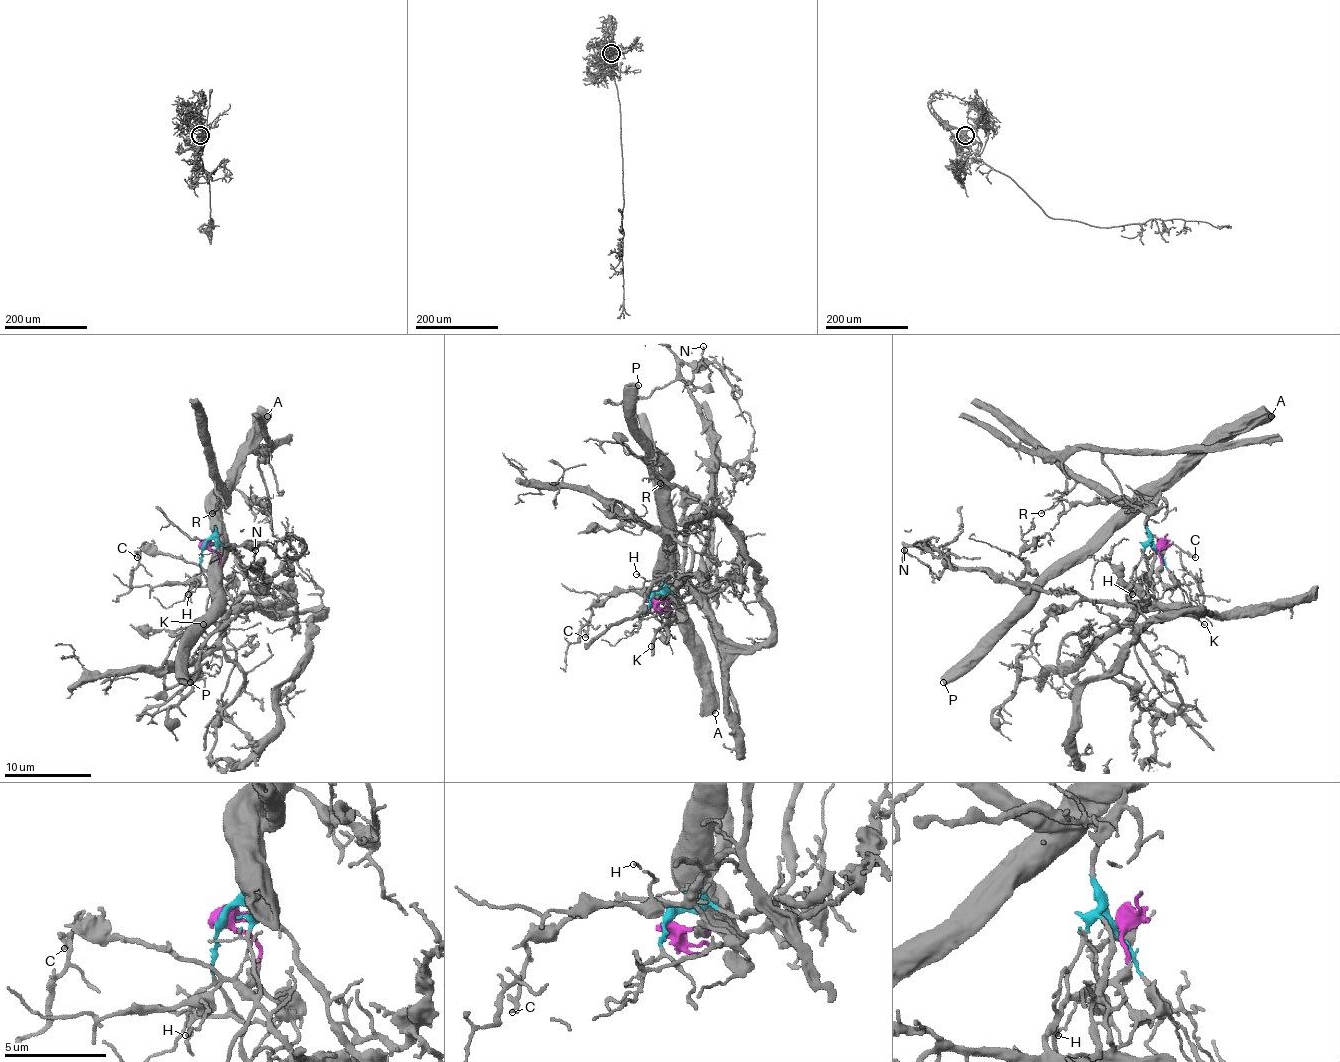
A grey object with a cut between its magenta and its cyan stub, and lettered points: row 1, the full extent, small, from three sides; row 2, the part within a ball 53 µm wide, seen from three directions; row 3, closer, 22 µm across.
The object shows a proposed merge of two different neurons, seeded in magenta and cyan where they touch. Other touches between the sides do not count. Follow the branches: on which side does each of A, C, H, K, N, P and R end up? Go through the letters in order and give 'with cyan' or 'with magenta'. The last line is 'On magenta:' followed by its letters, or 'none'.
A: with cyan
C: with magenta
H: with magenta
K: with cyan
N: with magenta
P: with cyan
R: with cyan
On magenta: C, H, N

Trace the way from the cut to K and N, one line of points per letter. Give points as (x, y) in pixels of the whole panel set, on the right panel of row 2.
K: (1156, 546), (1167, 570), (1204, 624)
N: (1156, 546), (1160, 563), (1119, 602), (1021, 589), (980, 570), (951, 568), (934, 574), (904, 550)

